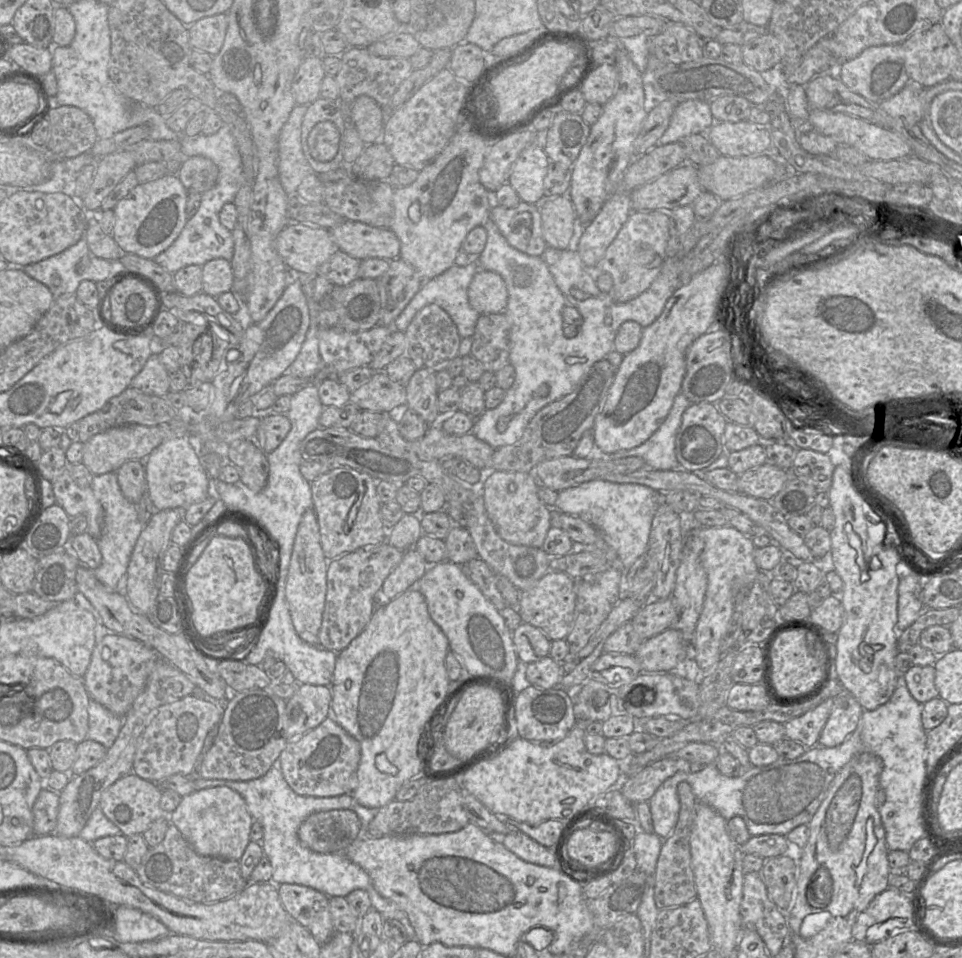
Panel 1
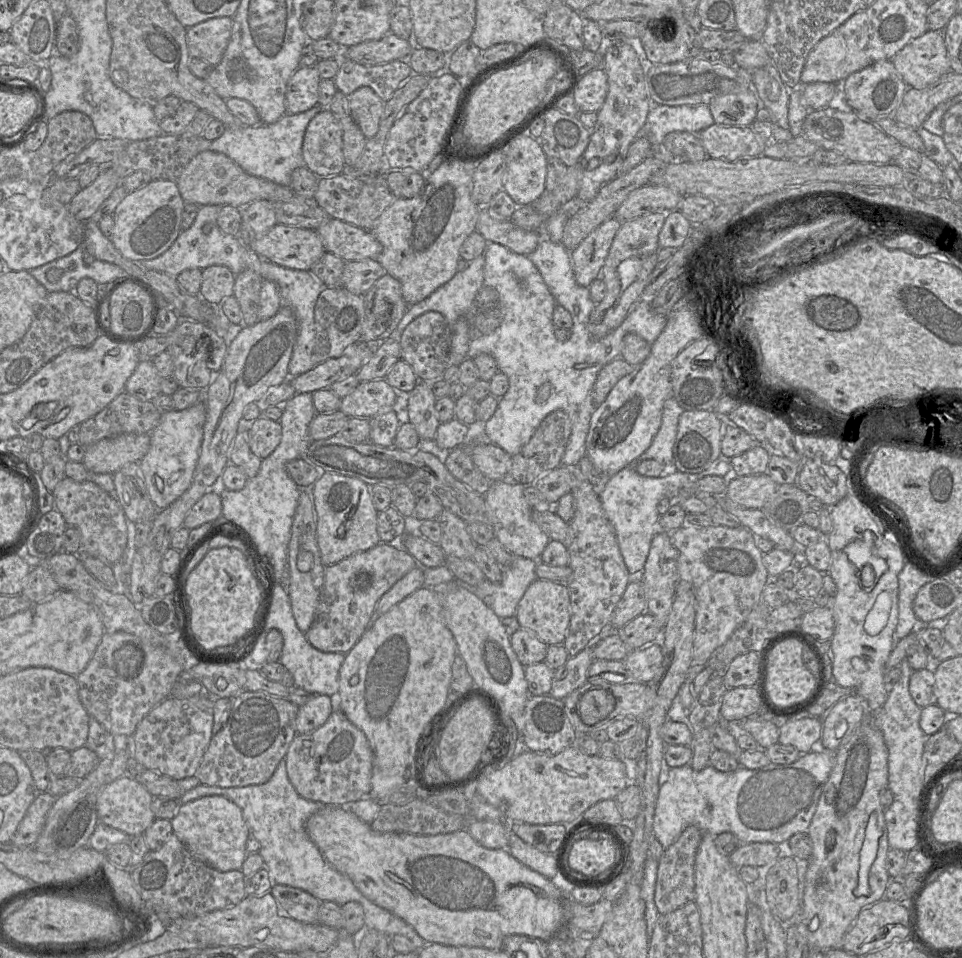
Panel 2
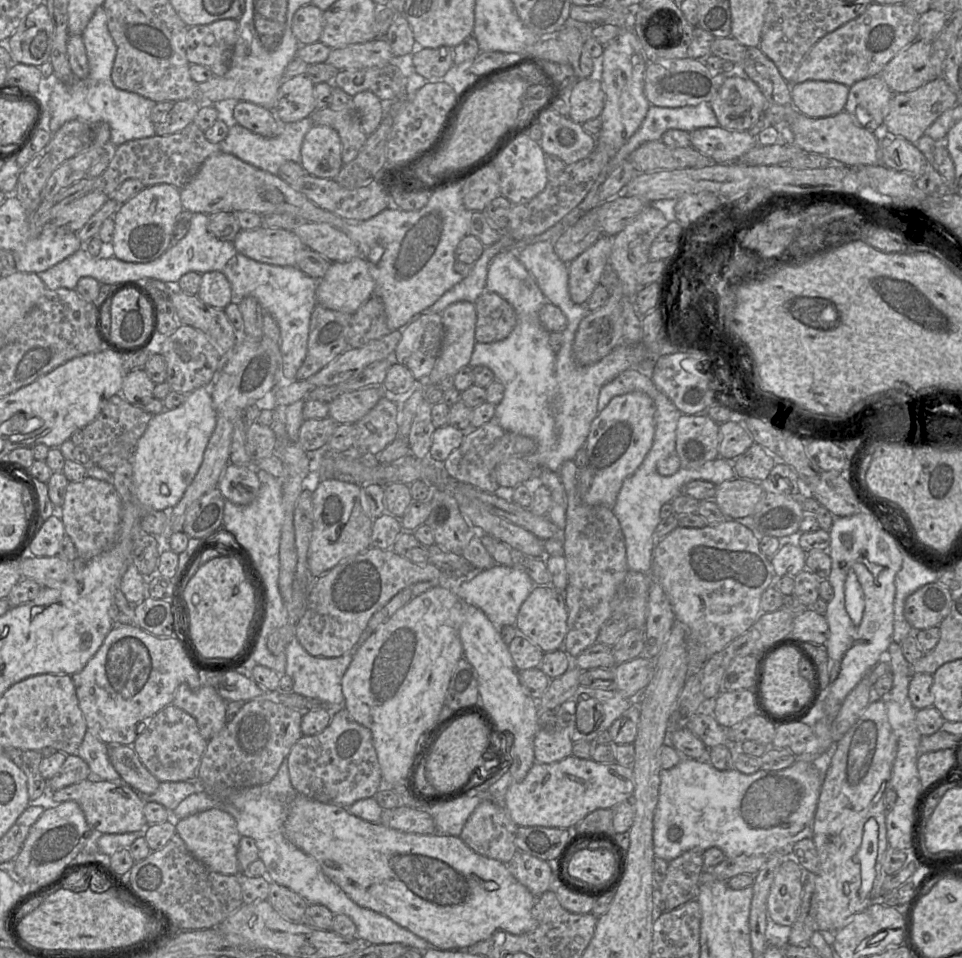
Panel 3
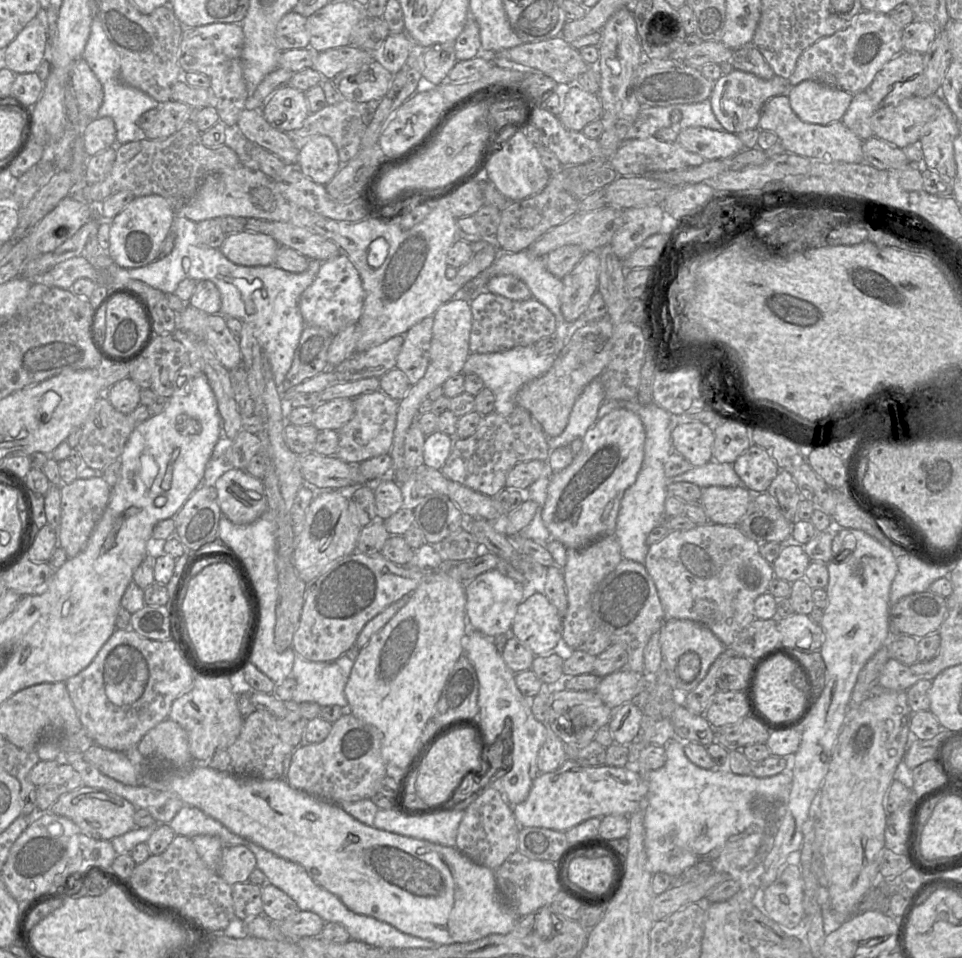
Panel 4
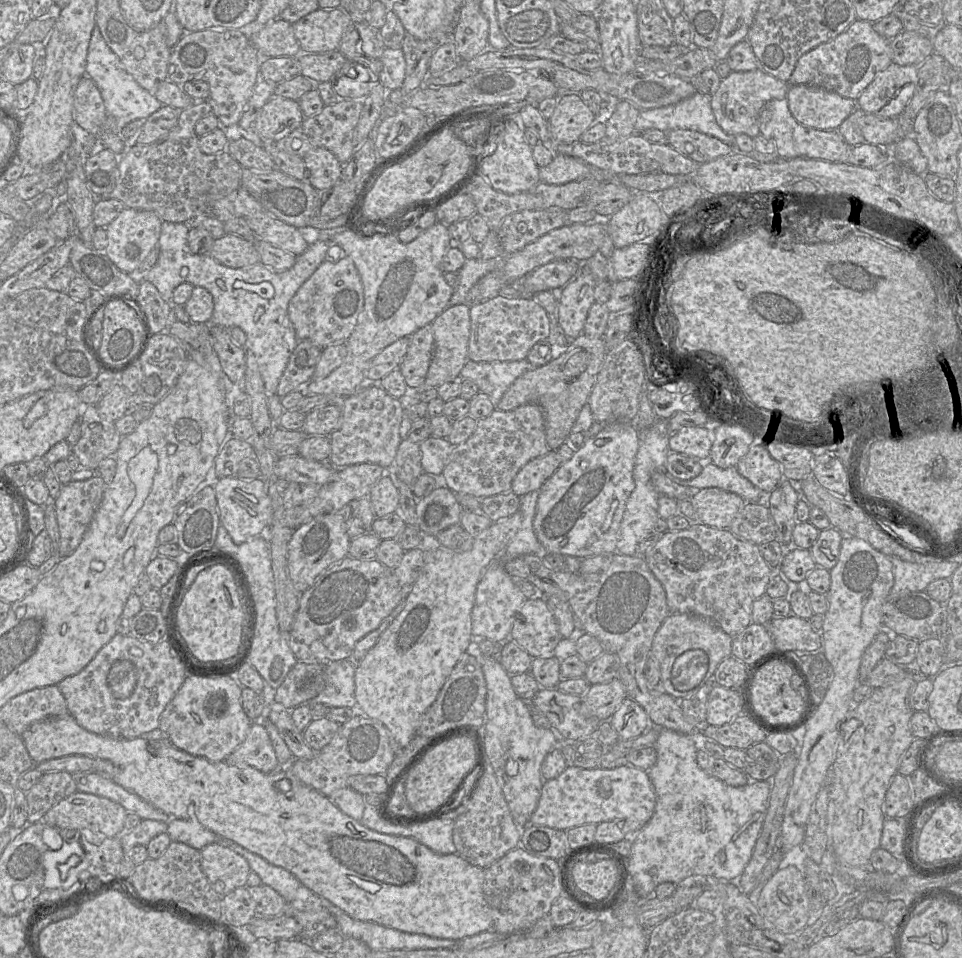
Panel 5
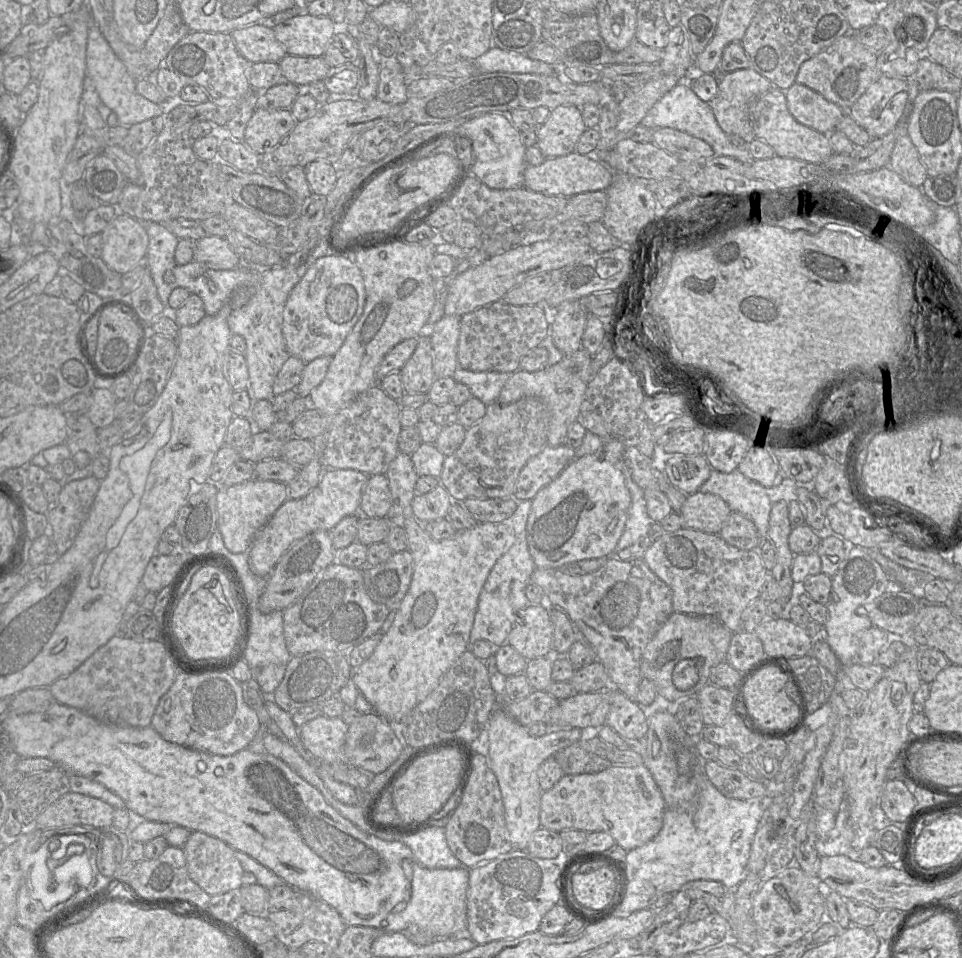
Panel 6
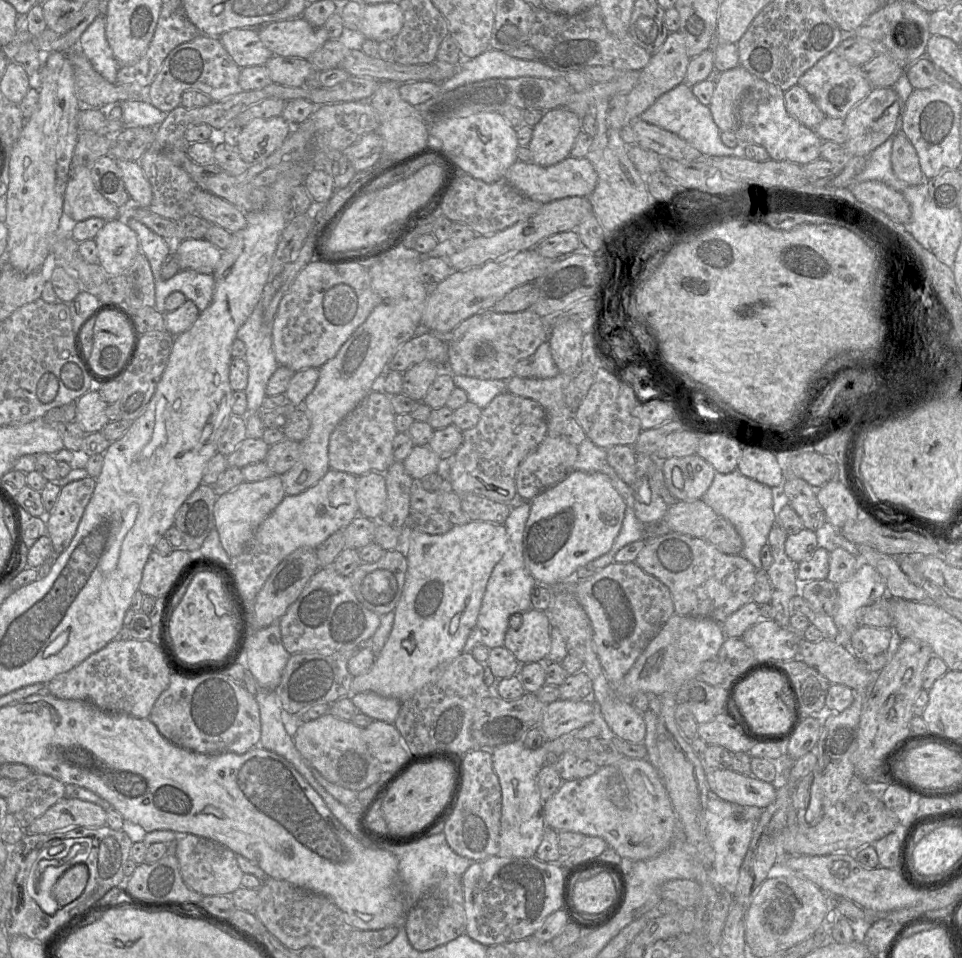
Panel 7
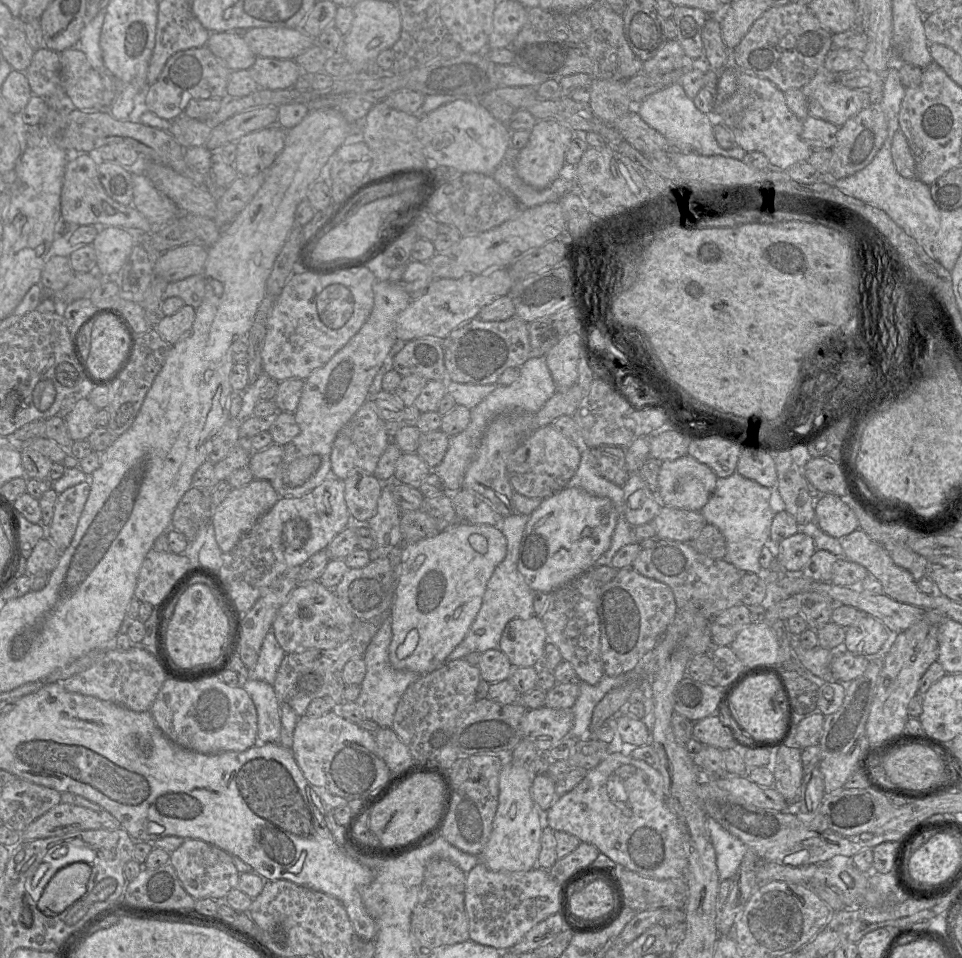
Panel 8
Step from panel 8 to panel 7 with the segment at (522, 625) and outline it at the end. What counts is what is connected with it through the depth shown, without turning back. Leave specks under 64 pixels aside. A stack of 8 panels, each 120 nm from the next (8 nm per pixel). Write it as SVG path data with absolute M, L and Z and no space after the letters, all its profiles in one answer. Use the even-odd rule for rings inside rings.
M531 608L510 616L504 639L504 647L522 664L542 662L550 651L550 618L547 612Z

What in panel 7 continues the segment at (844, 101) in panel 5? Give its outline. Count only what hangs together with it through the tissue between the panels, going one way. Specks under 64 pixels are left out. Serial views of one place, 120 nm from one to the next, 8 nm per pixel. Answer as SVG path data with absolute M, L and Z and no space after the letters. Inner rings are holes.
M794 85L784 93L786 111L802 125L815 129L826 117L810 94Z

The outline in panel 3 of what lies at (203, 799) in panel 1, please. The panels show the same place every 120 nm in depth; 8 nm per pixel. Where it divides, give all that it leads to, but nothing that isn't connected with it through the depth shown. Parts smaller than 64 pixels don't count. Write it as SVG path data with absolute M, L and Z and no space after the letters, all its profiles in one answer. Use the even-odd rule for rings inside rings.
M212 808L176 821L176 834L185 843L192 856L209 870L223 875L239 875L237 852L241 835L232 815L218 808Z

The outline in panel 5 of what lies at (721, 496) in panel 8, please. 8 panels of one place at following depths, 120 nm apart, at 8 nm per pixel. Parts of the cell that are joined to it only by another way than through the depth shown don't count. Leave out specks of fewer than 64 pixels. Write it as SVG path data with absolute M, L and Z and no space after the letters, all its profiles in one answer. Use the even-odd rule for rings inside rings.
M704 461L701 473L695 478L690 480L672 478L672 480L695 489L717 487L739 495L746 502L762 502L767 495L744 478L735 466L720 468L711 461Z

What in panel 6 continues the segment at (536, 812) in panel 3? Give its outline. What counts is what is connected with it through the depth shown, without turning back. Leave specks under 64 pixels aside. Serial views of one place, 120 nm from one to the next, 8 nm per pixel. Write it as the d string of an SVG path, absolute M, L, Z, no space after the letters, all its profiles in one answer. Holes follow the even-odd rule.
M611 765L598 773L564 774L549 790L541 795L540 825L555 832L582 830L607 832L626 851L640 847L652 840L663 826L665 800L652 774L644 765Z

